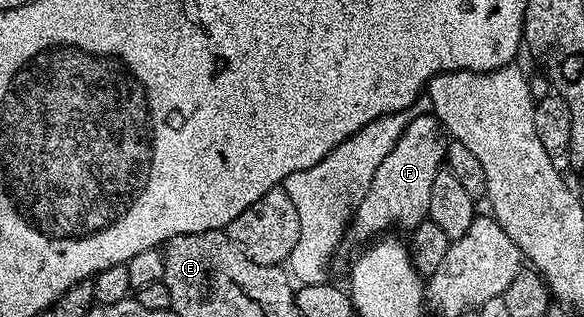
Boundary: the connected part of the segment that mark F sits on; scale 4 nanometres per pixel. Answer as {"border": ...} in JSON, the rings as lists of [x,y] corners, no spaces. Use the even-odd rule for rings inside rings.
{"border":[[[425,112],[417,118],[416,115],[409,117],[398,144],[394,144],[386,160],[378,164],[378,172],[374,172],[374,180],[370,180],[366,196],[356,205],[350,223],[350,238],[352,234],[354,241],[367,243],[379,239],[385,232],[395,231],[392,230],[395,226],[401,226],[404,232],[408,232],[425,221],[428,218],[434,176],[438,176],[445,165],[445,149],[446,134],[436,115]]]}

